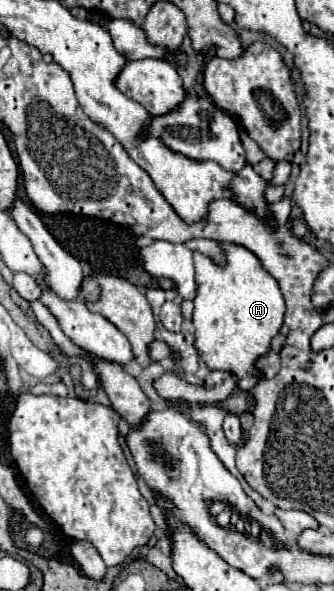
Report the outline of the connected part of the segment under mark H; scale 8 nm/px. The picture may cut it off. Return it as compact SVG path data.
M220 242L220 250L226 256L226 264L220 266L214 258L194 252L198 296L194 298L194 328L196 348L202 352L202 360L210 370L228 370L238 376L238 388L250 390L262 376L254 368L254 360L270 350L270 340L278 334L284 322L284 298L278 282L262 268L262 262L248 248L240 244Z

